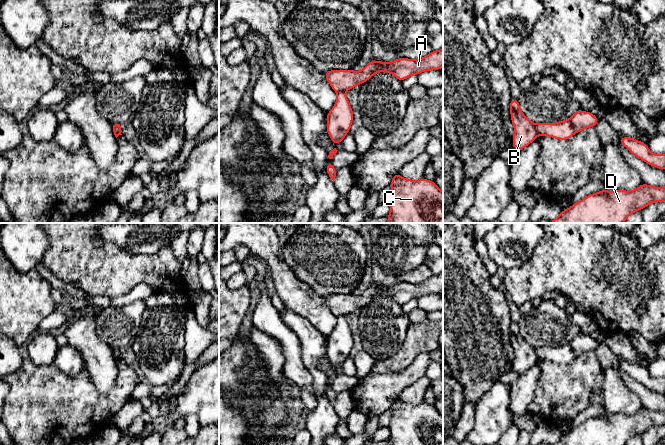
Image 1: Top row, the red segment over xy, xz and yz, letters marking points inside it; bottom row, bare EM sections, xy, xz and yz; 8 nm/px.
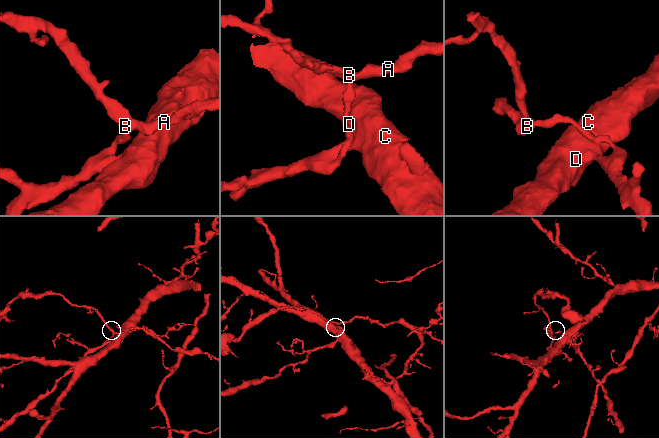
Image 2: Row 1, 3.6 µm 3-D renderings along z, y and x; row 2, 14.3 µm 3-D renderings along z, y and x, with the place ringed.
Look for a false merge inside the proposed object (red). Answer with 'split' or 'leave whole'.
split

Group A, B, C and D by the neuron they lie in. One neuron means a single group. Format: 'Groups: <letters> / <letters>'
Groups: A B / C D

